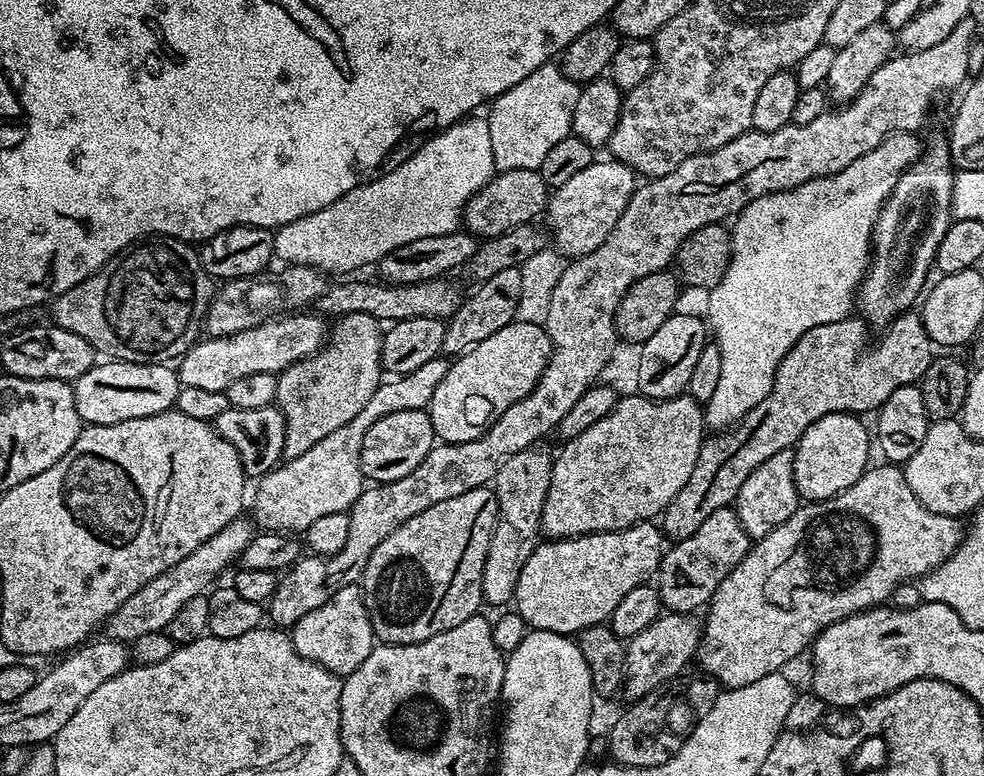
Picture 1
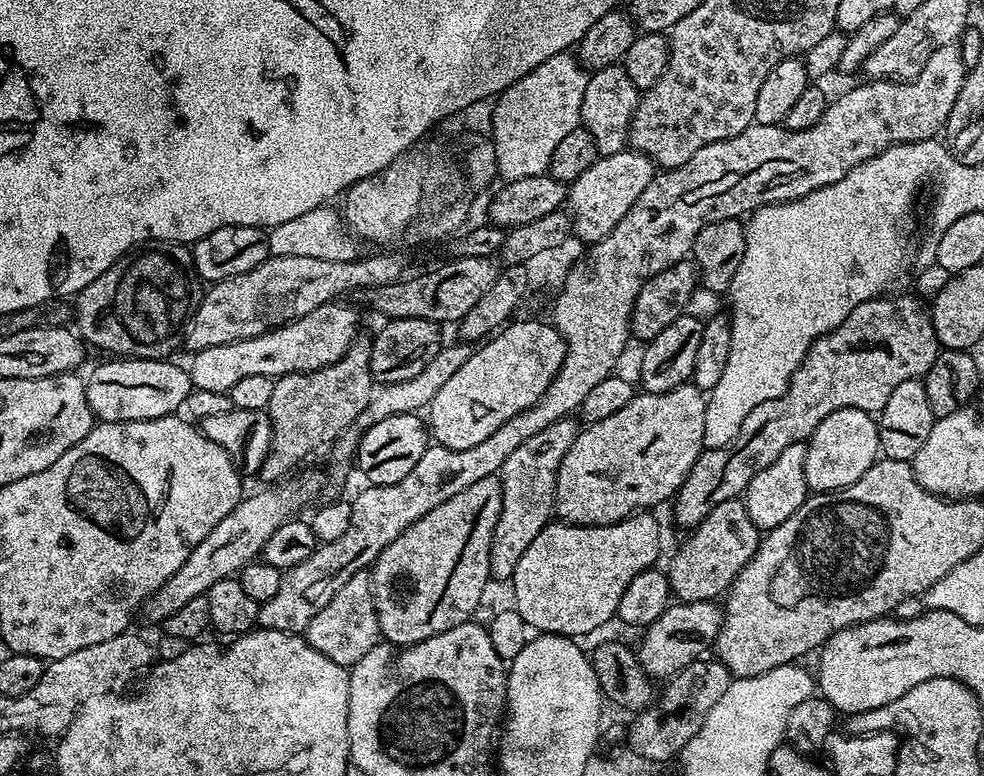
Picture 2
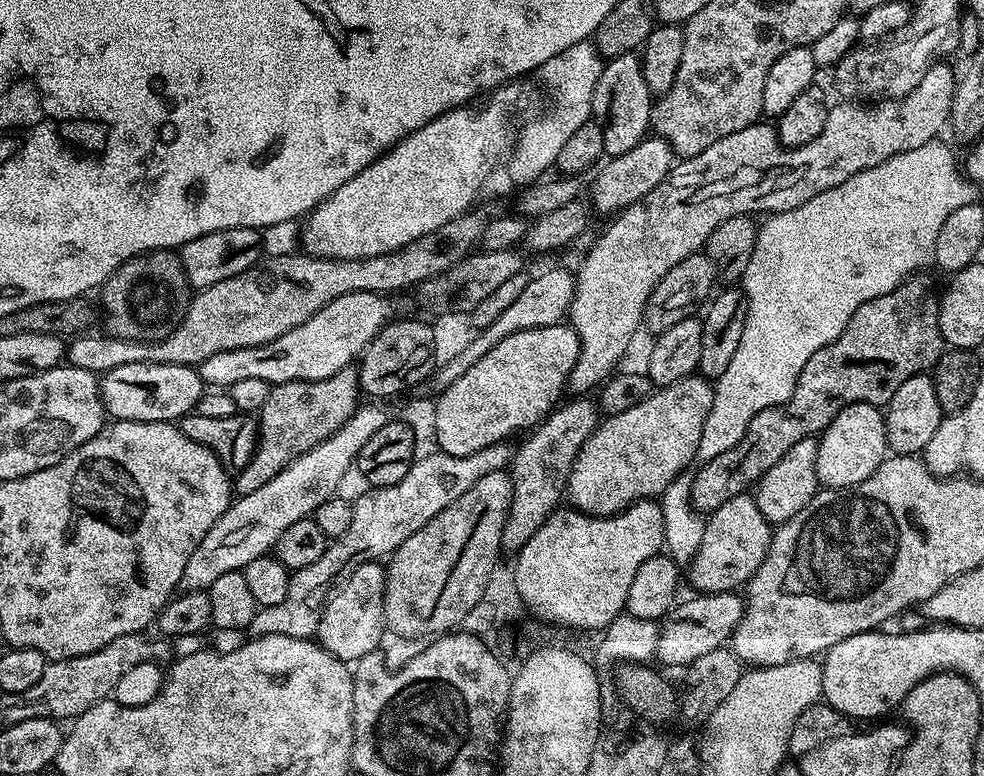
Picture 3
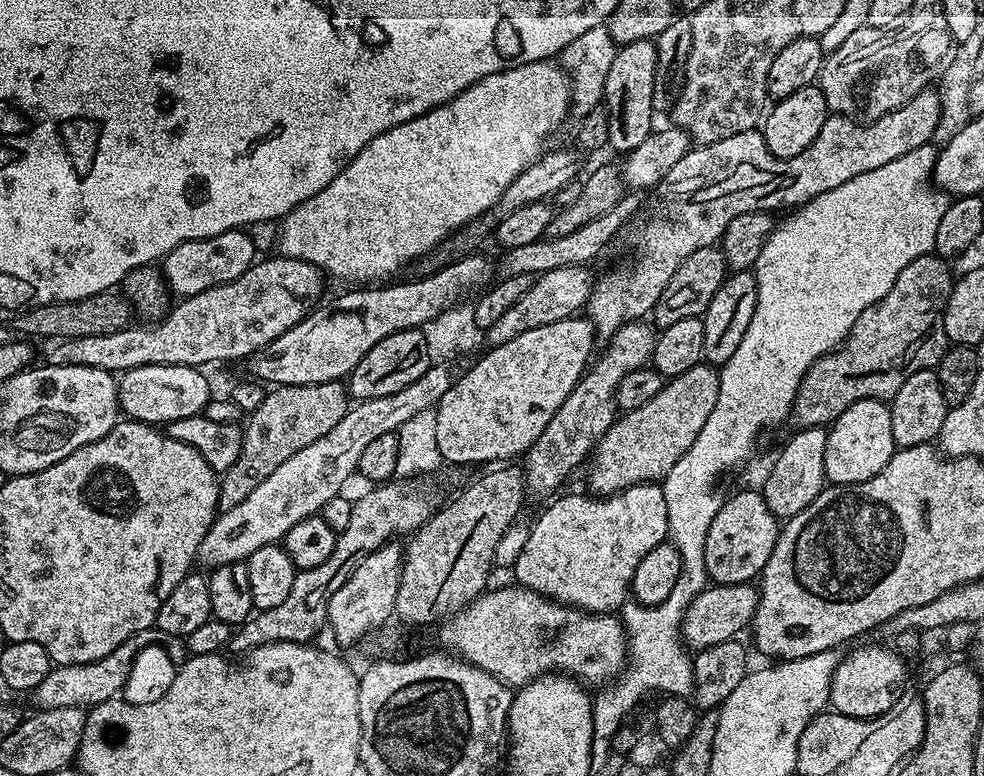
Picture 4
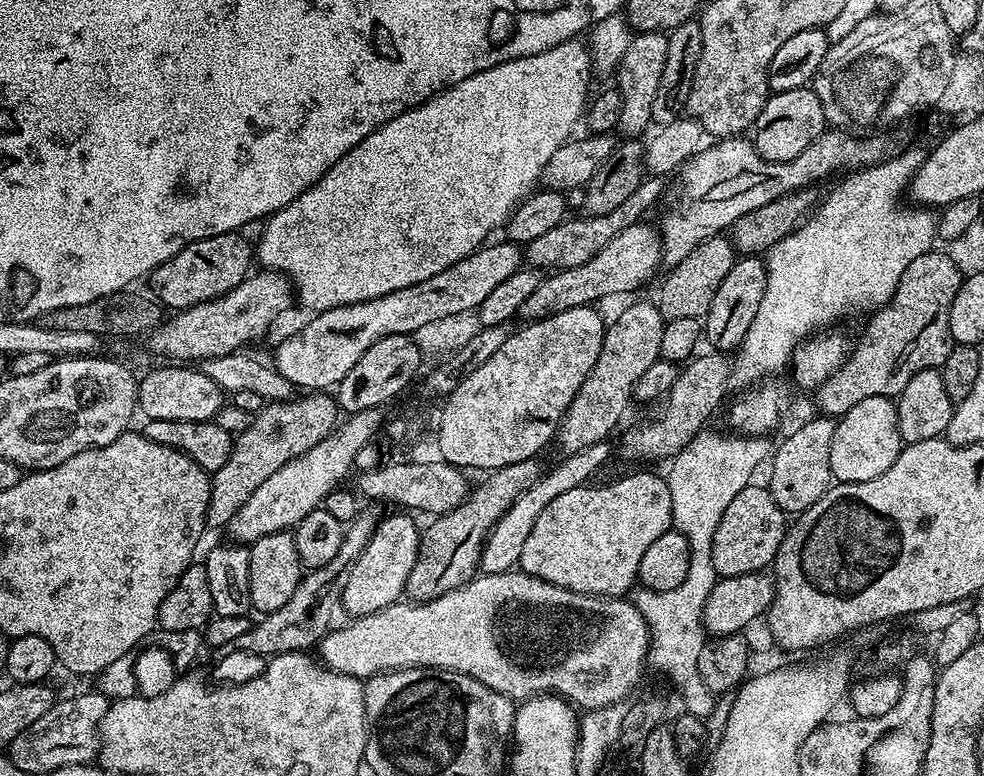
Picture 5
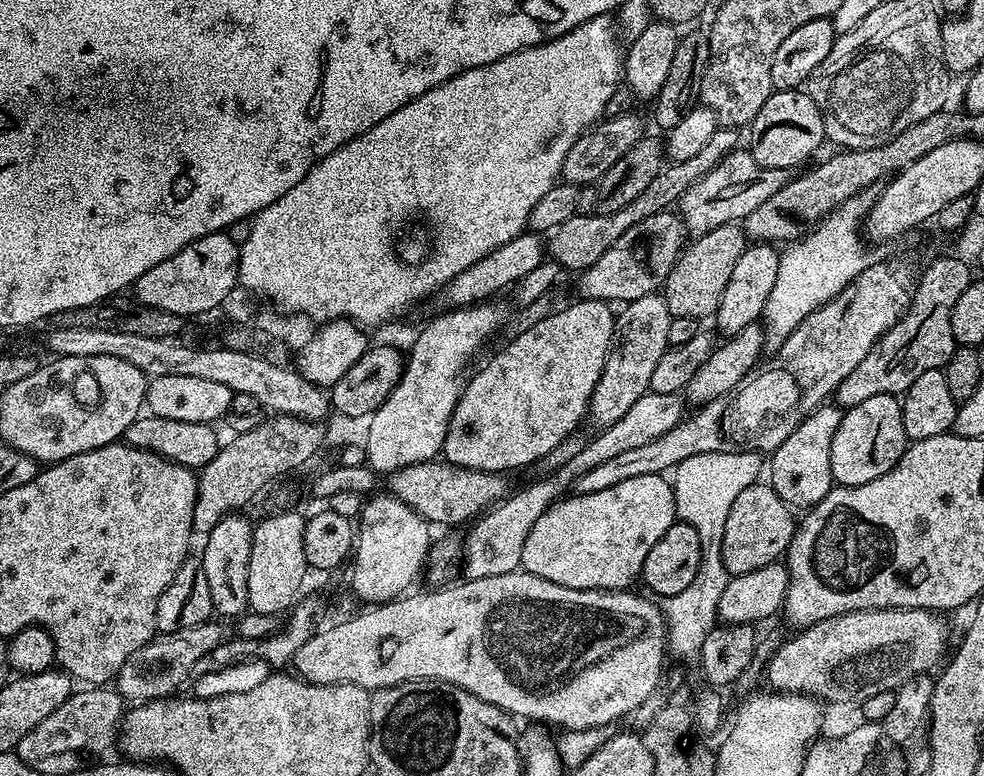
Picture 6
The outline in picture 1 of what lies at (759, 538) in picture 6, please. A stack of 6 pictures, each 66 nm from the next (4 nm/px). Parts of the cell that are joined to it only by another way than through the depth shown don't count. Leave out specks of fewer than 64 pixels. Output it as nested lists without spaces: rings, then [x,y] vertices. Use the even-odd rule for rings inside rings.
[[[735,507],[714,510],[690,538],[675,541],[660,558],[660,566],[654,577],[654,587],[660,594],[661,605],[669,612],[696,614],[712,599],[714,590],[722,586],[722,578],[746,558],[750,541],[742,522],[738,522]]]

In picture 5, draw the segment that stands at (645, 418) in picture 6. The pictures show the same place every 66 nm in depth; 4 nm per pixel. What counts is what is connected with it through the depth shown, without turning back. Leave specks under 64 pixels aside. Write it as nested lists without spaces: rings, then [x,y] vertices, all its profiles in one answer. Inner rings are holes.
[[[608,440],[594,442],[594,446],[586,446],[577,452],[567,453],[560,458],[564,460],[558,461],[553,468],[549,467],[540,481],[530,486],[530,490],[526,490],[526,494],[522,494],[518,502],[514,502],[514,506],[510,506],[508,513],[492,527],[480,555],[479,571],[483,574],[513,571],[519,565],[522,546],[526,546],[526,538],[530,538],[530,530],[534,530],[534,522],[538,522],[542,510],[546,510],[546,506],[550,506],[550,502],[558,498],[558,494],[566,494],[566,490],[585,487],[591,481],[588,479],[607,462],[608,455],[612,452],[610,445]]]

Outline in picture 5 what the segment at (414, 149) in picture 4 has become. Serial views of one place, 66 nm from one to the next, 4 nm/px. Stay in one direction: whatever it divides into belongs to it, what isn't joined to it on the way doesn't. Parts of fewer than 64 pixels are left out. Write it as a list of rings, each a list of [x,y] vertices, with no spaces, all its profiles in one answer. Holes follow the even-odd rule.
[[[577,38],[567,40],[566,43],[554,46],[550,50],[542,50],[542,54],[514,58],[510,62],[490,66],[490,70],[470,74],[470,78],[450,86],[445,92],[431,96],[417,108],[407,108],[405,112],[398,114],[366,138],[362,138],[362,142],[358,142],[354,150],[346,153],[317,184],[310,186],[298,198],[294,198],[290,206],[267,217],[262,238],[254,244],[254,256],[259,267],[273,272],[283,272],[292,281],[299,303],[301,300],[312,314],[382,298],[386,294],[394,294],[396,290],[406,290],[408,286],[426,282],[426,278],[434,278],[434,274],[442,274],[442,270],[454,266],[454,262],[466,258],[481,247],[491,237],[488,235],[495,228],[503,229],[517,204],[532,195],[546,162],[550,162],[558,146],[565,144],[573,135],[572,127],[575,126],[576,119],[579,121],[585,115],[590,103],[588,87],[592,84],[592,74],[594,75],[594,57],[589,45],[583,39]]]

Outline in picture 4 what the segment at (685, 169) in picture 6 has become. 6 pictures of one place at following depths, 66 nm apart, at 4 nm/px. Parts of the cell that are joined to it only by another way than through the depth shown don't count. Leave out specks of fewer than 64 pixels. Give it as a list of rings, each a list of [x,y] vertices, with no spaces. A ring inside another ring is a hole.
[[[625,191],[624,197],[614,206],[614,210],[606,210],[606,214],[601,214],[594,218],[594,222],[586,222],[578,230],[571,231],[570,234],[561,236],[548,236],[543,240],[529,242],[527,246],[514,246],[503,253],[500,264],[498,260],[498,272],[501,277],[517,276],[518,274],[530,274],[532,277],[541,276],[543,272],[550,270],[562,270],[562,266],[588,266],[593,262],[595,256],[600,256],[604,252],[604,247],[615,238],[616,232],[625,231],[626,225],[632,217],[640,211],[642,196],[639,191]]]

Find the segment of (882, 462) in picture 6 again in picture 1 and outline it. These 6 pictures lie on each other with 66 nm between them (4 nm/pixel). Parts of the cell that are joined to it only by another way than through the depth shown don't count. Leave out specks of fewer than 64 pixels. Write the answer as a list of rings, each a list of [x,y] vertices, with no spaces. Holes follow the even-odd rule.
[[[851,412],[826,414],[826,418],[818,418],[818,422],[802,434],[800,441],[794,445],[794,486],[801,501],[828,500],[854,486],[858,478],[868,471],[868,451],[874,448],[874,440],[869,425],[867,428],[860,420],[863,419]]]

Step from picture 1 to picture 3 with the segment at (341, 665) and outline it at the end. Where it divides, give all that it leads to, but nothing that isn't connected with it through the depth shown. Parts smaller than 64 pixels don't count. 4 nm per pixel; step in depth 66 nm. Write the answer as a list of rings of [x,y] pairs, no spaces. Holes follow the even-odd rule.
[[[374,560],[358,566],[358,570],[354,570],[354,574],[350,574],[346,583],[341,584],[329,596],[327,604],[324,605],[324,613],[320,616],[320,625],[315,639],[339,660],[355,662],[381,647],[380,639],[386,636],[384,622],[385,571],[385,565]]]

